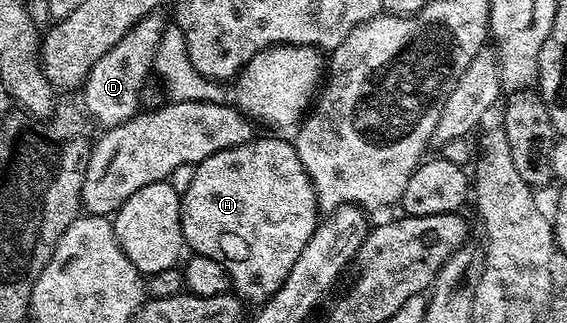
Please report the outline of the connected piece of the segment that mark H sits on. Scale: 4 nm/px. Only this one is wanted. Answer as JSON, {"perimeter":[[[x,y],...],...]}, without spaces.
{"perimeter":[[[253,137],[250,142],[222,149],[195,166],[194,181],[182,195],[180,204],[185,244],[195,254],[218,261],[226,269],[231,290],[245,304],[262,305],[286,281],[290,269],[294,269],[294,261],[298,261],[298,253],[306,249],[306,241],[316,231],[318,208],[314,185],[295,146],[284,139]]]}

